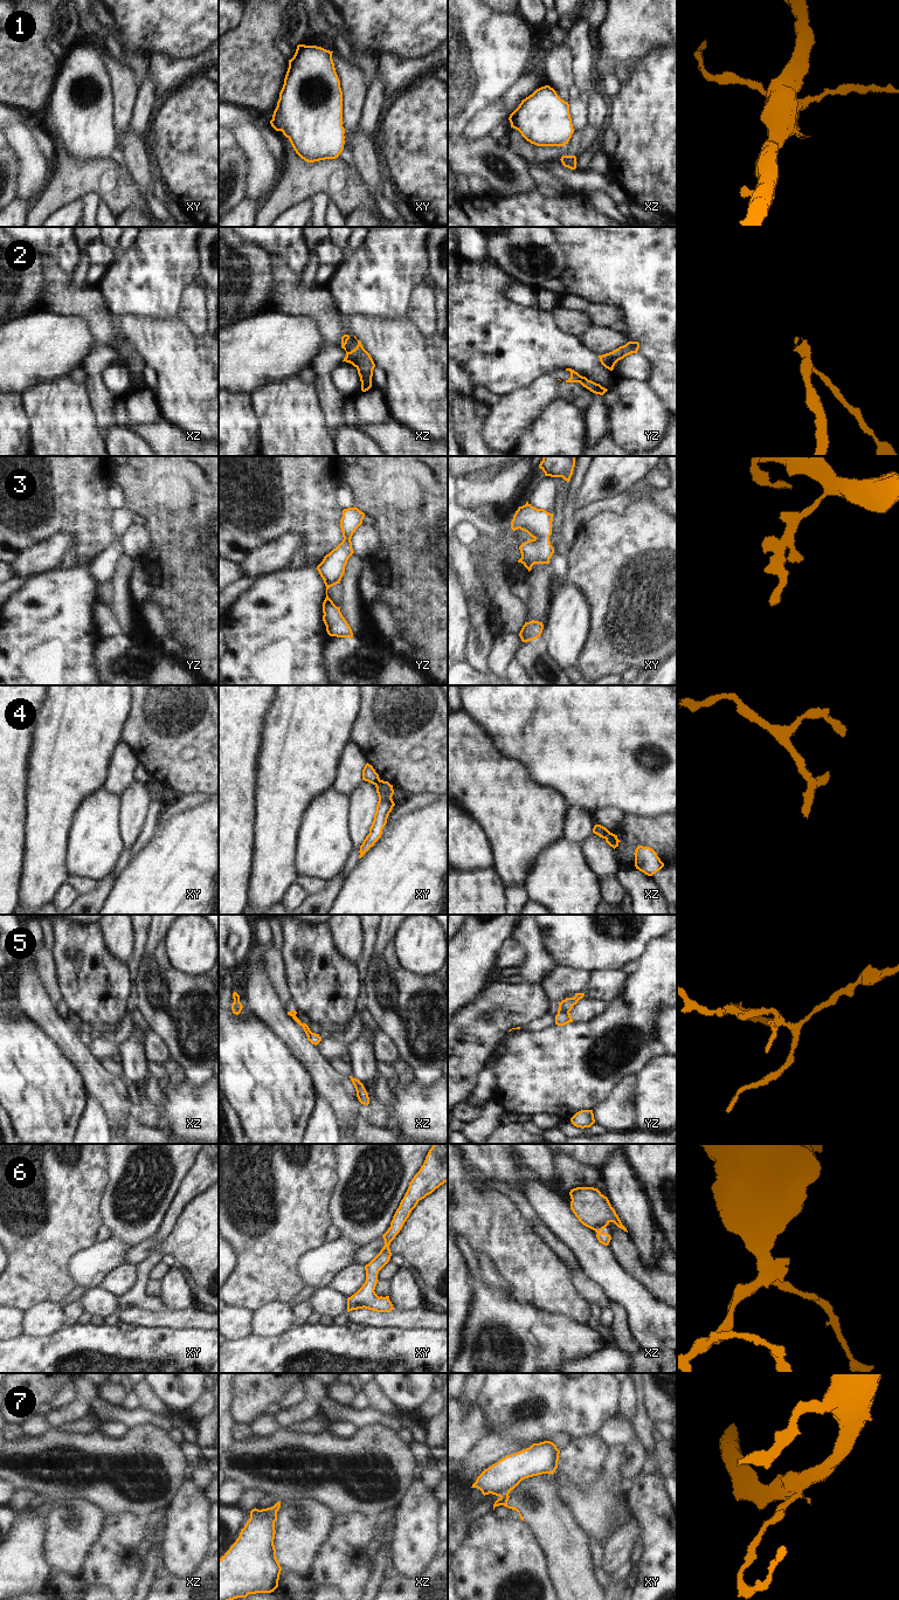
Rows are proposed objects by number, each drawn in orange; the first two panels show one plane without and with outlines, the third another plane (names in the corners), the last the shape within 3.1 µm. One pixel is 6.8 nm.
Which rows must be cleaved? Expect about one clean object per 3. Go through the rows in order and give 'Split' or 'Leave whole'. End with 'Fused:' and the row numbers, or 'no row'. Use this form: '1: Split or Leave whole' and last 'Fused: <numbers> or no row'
1: Leave whole
2: Split
3: Leave whole
4: Split
5: Split
6: Leave whole
7: Split
Fused: 2, 4, 5, 7.

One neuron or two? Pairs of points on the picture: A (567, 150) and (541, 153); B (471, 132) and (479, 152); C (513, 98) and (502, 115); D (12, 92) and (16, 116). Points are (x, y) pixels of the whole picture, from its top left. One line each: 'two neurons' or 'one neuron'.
A: two neurons
B: two neurons
C: two neurons
D: two neurons

